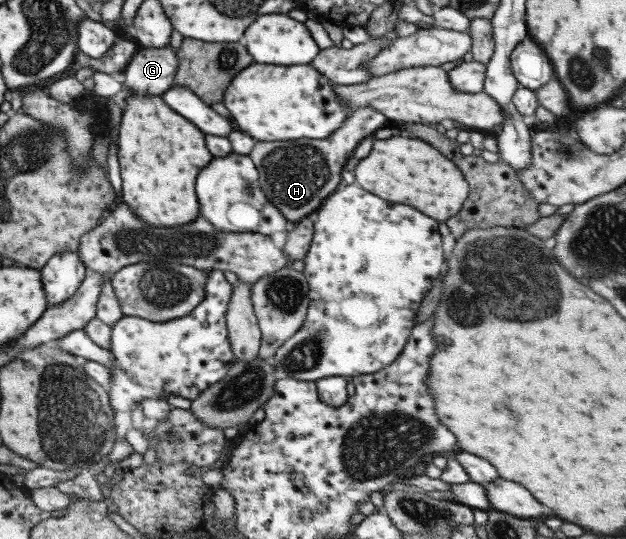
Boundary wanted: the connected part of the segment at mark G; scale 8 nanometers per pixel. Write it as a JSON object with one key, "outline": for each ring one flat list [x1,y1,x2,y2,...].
{"outline":[[167,44,162,48,138,47,124,67,124,85,128,94,160,96,174,85,178,59]]}

